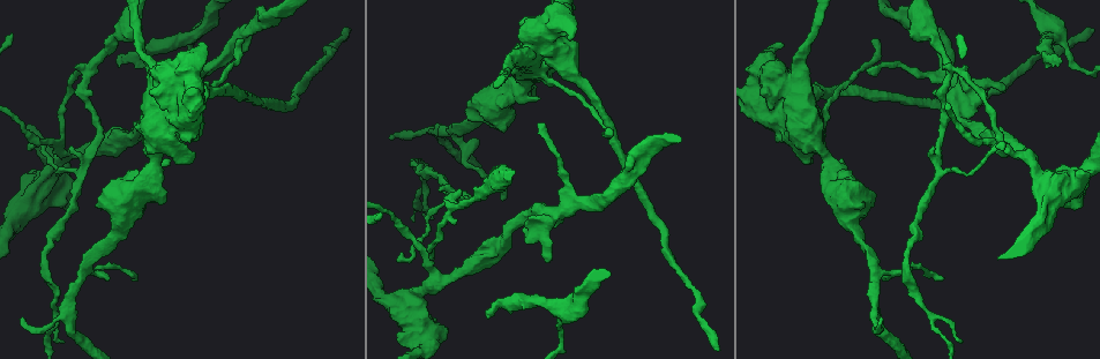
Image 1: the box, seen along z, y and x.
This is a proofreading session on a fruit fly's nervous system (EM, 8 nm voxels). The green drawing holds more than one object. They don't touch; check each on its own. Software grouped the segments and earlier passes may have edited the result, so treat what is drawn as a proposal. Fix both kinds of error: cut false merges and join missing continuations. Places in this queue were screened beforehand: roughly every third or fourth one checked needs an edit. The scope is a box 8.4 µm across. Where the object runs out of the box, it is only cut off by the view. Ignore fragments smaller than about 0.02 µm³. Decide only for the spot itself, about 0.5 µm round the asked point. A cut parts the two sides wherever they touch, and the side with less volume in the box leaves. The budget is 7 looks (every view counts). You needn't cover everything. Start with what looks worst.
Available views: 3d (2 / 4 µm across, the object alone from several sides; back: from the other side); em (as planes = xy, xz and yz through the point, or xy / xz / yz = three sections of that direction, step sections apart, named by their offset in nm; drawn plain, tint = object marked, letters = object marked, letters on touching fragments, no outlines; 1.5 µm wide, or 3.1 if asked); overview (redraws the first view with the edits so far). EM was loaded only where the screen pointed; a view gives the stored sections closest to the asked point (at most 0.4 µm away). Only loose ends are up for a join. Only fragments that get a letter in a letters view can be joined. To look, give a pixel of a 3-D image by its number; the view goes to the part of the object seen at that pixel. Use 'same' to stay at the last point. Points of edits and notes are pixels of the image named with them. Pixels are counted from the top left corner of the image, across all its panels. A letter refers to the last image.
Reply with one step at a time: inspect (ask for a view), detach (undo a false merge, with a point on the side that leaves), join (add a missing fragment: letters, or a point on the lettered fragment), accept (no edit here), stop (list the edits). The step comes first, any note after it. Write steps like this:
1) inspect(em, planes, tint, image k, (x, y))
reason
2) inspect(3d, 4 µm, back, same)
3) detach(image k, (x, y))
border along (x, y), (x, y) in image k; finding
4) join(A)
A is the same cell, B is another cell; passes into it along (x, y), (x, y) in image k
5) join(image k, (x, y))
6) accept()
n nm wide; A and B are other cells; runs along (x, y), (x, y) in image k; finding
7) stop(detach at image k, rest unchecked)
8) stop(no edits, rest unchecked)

inspect(3d, 4 µm, image 1, (489, 317))
branch stops here

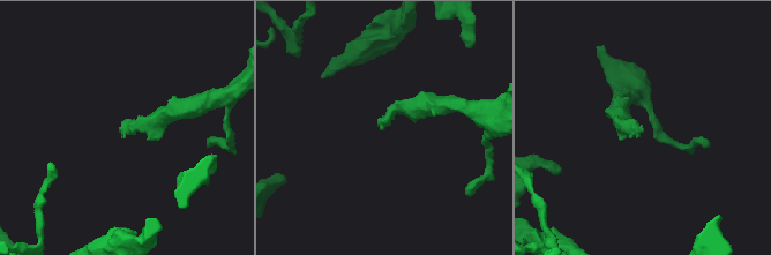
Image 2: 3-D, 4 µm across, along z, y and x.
inspect(em, planes, plain, image 2, (121, 129))
shape alone is not enough

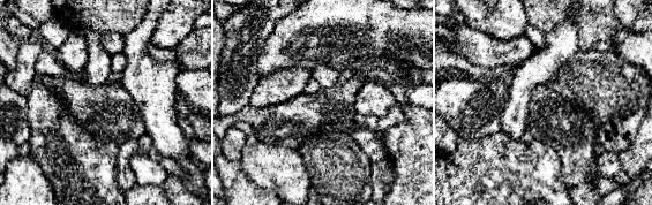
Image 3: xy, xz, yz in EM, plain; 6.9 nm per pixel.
inspect(em, planes, letters, same)
see the neighbours

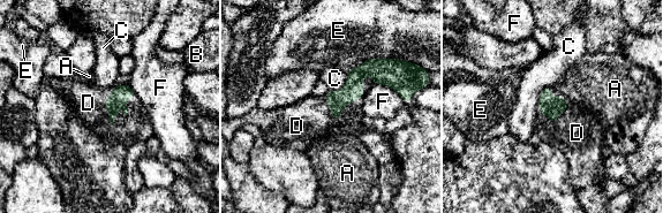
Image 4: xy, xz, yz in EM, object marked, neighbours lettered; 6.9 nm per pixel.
join(D)
E touches over 360 nm; D is the same cell, A, B, C, E and F are other cells; passes into it along (122, 93), (105, 106), (88, 103) in image 4; it goes on there

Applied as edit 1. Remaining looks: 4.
inspect(em, xy, step 4, tint, image 1, (81, 70))
arms part here

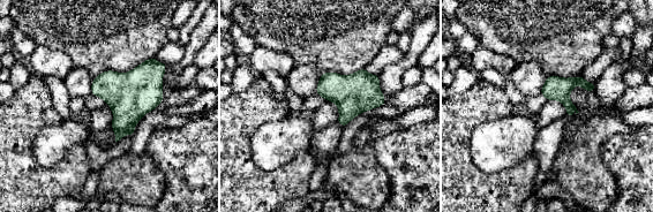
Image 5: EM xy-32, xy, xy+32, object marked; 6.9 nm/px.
inspect(em, planes, letters, same)
cut it another way

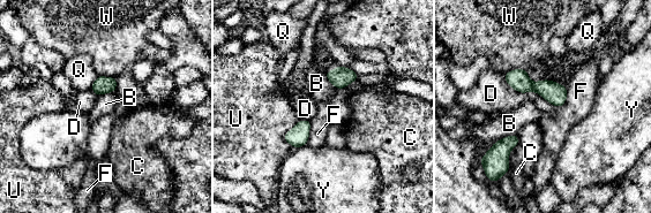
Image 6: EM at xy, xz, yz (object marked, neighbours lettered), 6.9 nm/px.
accept()
120 nm wide; B, C, D, F, Q, U, W and Y are other cells; border along (517, 135), (507, 135), (493, 144) in image 6; all the same neuron

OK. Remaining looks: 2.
inspect(em, planes, letters, image 1, (881, 317))
branch stops here

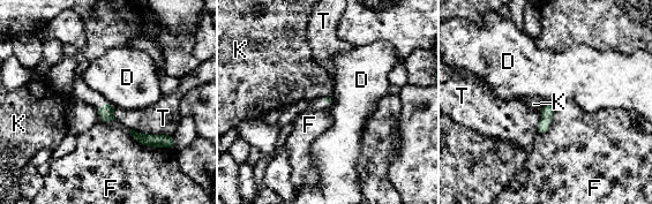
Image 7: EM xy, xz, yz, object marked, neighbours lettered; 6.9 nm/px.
accept()
F touches over 340 nm; D, F, K and T are other cells; none of them fits

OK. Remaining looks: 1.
stop(join at image 4, rest unchecked)

